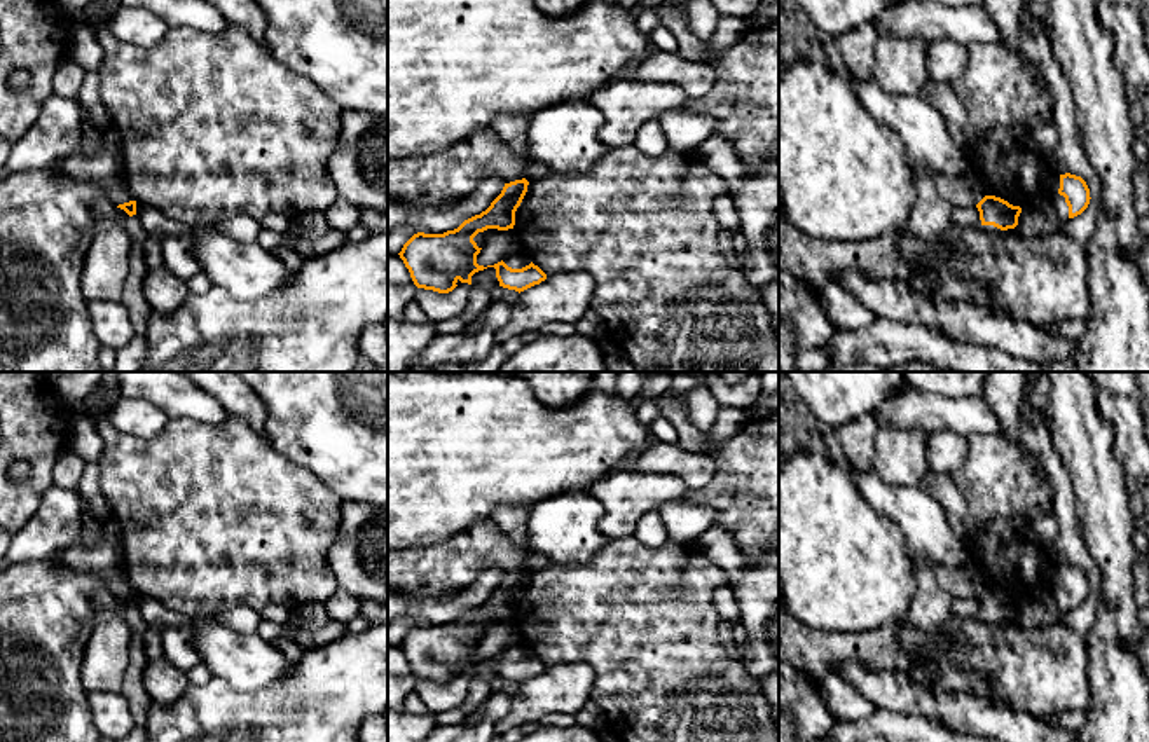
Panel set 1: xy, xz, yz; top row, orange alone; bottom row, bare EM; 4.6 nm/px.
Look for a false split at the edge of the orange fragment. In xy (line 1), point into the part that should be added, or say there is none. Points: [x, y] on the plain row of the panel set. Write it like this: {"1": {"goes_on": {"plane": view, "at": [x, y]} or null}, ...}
{"1": {"goes_on": null}}

